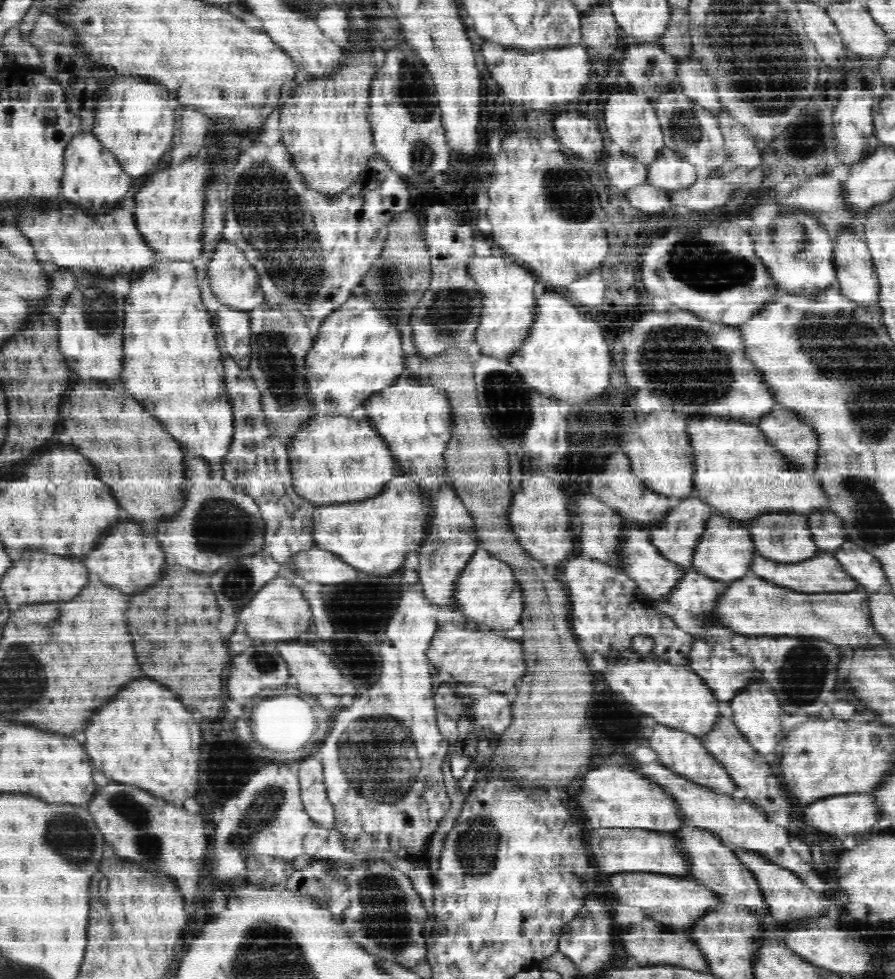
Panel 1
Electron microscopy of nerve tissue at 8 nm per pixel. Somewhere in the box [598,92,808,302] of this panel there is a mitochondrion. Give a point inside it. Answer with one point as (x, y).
(709, 268)

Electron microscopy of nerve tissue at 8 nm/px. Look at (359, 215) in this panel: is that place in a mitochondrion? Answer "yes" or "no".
no

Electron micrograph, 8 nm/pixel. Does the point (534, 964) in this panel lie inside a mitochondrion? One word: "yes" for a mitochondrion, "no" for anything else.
no

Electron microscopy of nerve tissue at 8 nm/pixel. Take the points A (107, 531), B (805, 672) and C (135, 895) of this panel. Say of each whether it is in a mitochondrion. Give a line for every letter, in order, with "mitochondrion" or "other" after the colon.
A: other
B: mitochondrion
C: other

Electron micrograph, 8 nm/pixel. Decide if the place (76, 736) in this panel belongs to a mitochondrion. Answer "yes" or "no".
no

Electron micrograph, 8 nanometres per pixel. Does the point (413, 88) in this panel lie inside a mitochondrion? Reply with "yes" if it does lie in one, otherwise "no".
yes

